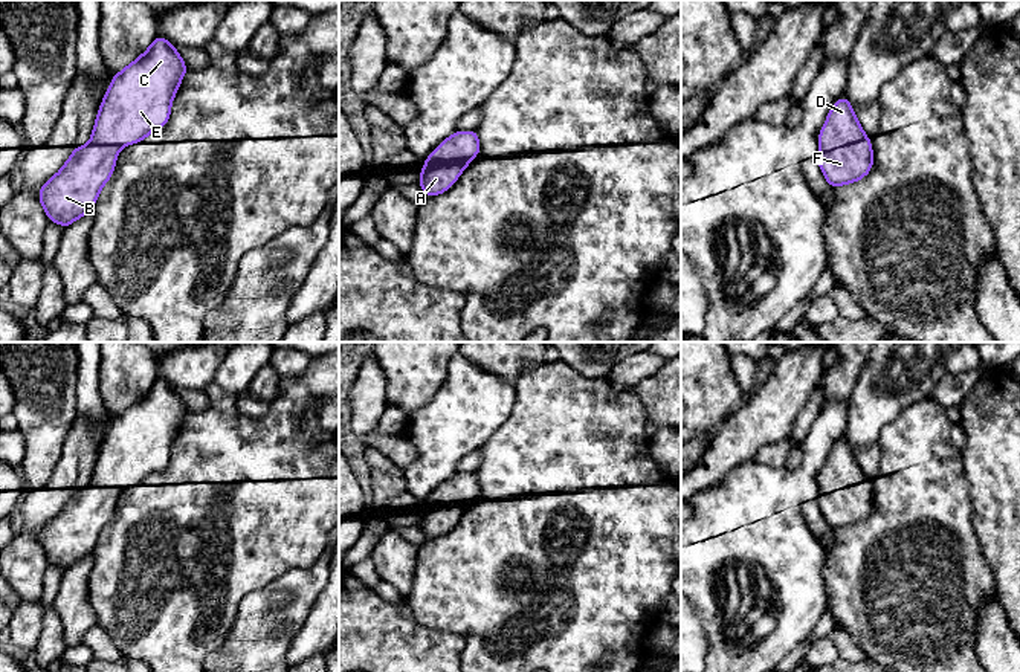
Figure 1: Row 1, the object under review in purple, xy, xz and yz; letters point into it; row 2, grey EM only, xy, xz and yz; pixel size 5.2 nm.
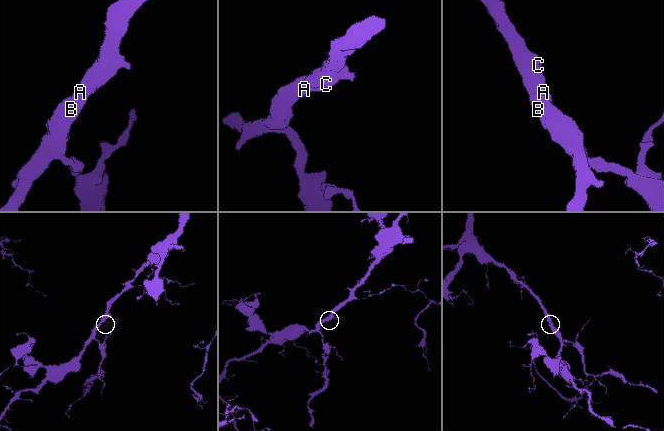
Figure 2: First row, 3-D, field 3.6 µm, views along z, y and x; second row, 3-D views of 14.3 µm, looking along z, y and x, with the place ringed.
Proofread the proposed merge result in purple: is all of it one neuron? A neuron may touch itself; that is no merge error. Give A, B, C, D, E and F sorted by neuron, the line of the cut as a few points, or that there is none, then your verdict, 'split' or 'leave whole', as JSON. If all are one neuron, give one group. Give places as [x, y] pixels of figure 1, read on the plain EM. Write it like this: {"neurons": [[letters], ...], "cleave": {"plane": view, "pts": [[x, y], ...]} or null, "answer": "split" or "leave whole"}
{"neurons": [["A", "B", "C", "D", "E", "F"]], "cleave": null, "answer": "leave whole"}

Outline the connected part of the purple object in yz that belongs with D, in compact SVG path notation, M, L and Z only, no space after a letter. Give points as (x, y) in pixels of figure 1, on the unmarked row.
M838 440L818 475L817 506L829 528L838 530L866 519L873 509L870 480L861 470L849 440Z

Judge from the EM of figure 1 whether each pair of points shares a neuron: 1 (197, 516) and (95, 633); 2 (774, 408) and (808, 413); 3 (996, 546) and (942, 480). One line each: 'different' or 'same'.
1: different
2: different
3: different

